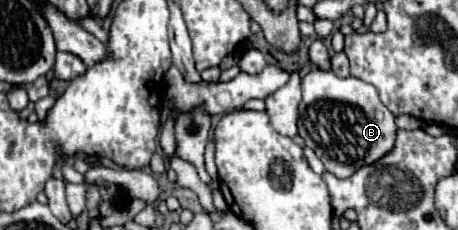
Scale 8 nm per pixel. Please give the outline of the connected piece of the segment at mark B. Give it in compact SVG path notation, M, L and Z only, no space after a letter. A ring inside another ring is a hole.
M313 69L301 79L303 99L299 105L299 135L315 151L325 169L335 177L349 177L359 167L375 163L395 141L395 117L381 103L373 85L357 77L337 77L331 71Z

